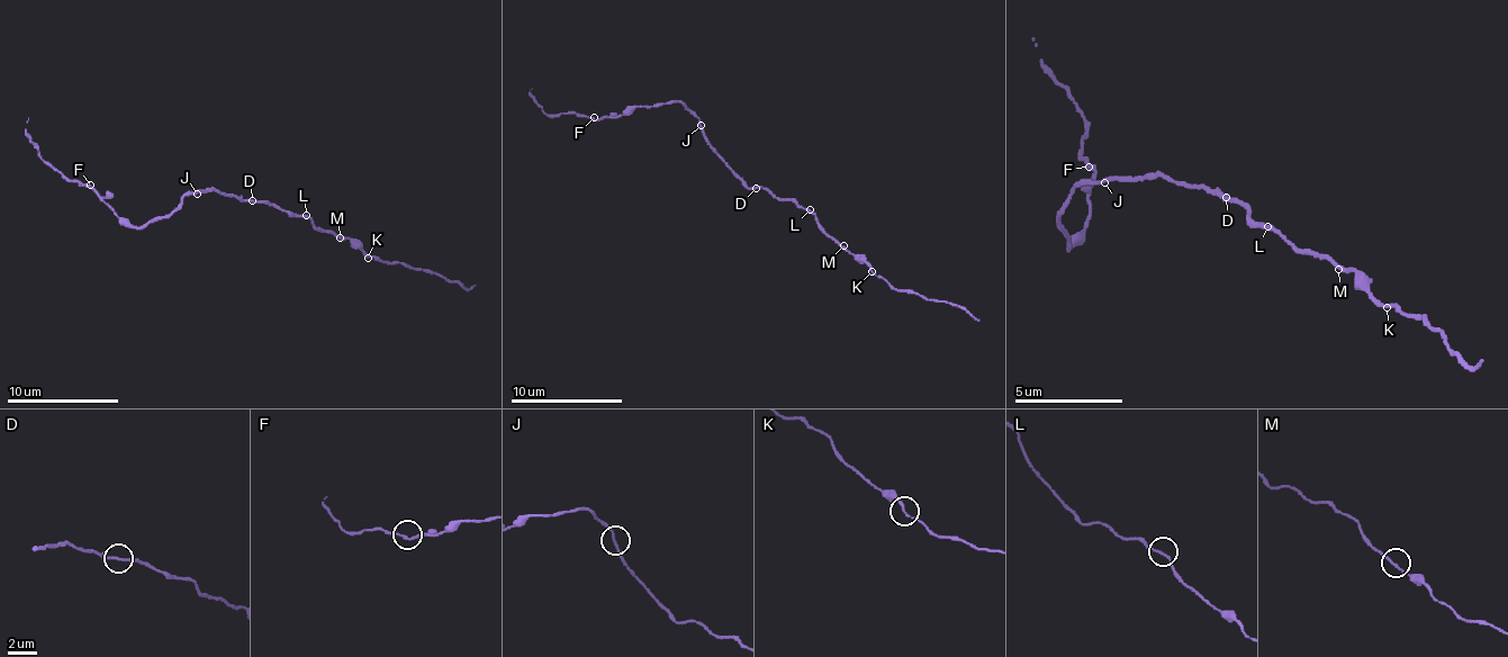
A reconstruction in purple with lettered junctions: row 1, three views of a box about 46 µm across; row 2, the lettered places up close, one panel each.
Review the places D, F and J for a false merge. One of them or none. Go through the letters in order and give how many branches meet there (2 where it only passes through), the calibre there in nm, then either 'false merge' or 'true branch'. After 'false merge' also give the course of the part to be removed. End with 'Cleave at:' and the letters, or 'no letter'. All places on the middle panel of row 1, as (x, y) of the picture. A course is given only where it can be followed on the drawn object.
D: 2 | 160 nm | false merge | (757, 187), (810, 212), (821, 228), (894, 288), (958, 305), (978, 322)
F: 2 | 150 nm | true branch
J: 2 | 160 nm | true branch
Cleave at: D

